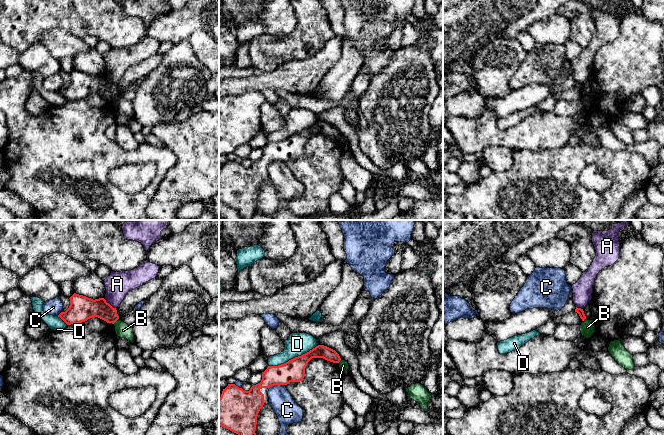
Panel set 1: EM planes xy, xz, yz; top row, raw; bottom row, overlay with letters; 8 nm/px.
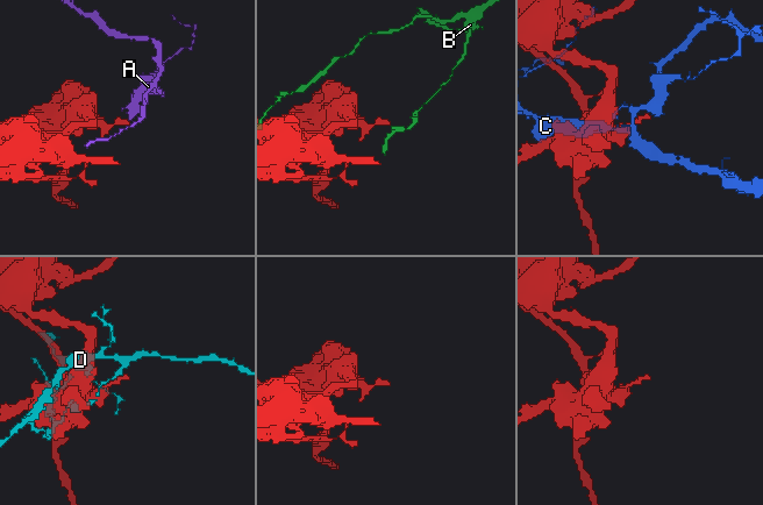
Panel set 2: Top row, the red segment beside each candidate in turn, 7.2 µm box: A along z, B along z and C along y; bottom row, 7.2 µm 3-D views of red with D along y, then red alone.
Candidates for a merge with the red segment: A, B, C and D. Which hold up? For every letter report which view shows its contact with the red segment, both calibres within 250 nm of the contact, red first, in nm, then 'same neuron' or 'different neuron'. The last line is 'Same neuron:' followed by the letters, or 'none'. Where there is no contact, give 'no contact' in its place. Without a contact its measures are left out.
A: xy | 200/200 nm | different neuron
B: xy | 170/120 nm | different neuron
C: xz | 180/190 nm | different neuron
D: xz | 180/180 nm | different neuron
Same neuron: none

